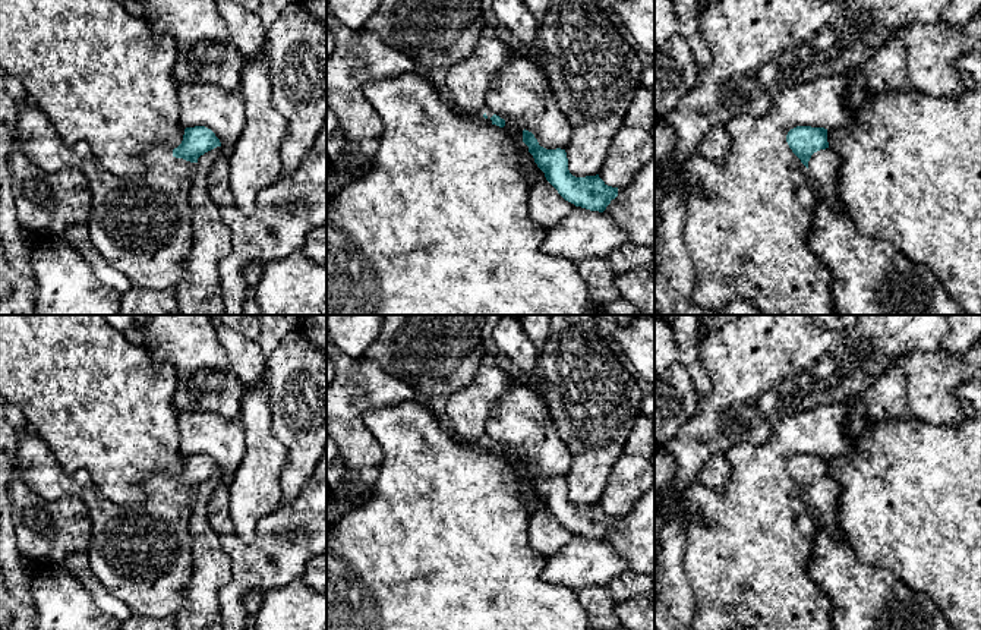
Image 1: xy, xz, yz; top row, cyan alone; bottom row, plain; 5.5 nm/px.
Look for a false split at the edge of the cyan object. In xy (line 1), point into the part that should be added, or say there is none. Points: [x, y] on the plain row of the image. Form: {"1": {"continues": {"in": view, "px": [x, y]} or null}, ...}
{"1": {"continues": {"in": "xy", "px": [141, 553]}}}

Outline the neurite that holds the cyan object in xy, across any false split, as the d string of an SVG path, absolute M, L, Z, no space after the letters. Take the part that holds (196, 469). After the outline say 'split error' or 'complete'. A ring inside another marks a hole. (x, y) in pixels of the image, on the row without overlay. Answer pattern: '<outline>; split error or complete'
M32 431L20 435L15 470L28 488L47 498L66 495L81 498L92 522L88 546L89 566L101 585L124 602L133 615L148 618L174 617L183 607L183 589L192 577L192 535L189 520L196 491L205 481L221 475L215 462L205 454L186 456L177 476L154 472L142 481L146 497L133 504L116 504L95 486L86 470L66 473L51 448Z; split error

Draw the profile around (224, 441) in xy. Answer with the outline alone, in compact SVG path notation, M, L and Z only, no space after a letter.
M177 412L176 425L180 454L205 454L215 462L221 475L234 476L246 448L240 419L228 420L218 413Z

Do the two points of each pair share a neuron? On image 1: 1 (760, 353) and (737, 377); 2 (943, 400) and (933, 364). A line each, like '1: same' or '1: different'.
1: same
2: same

